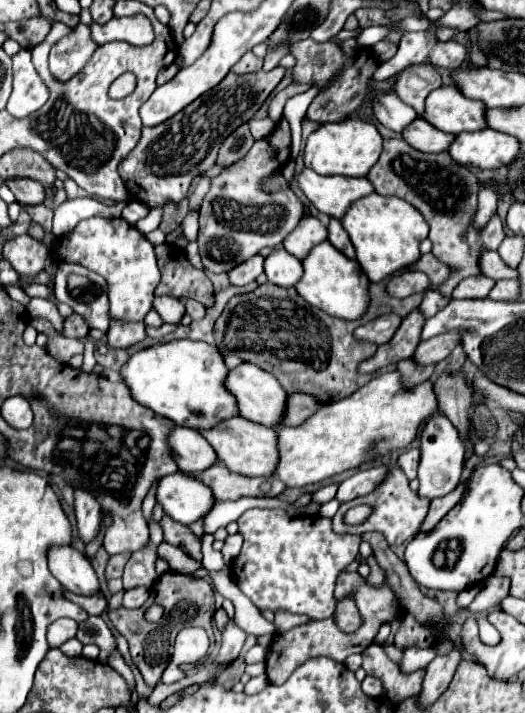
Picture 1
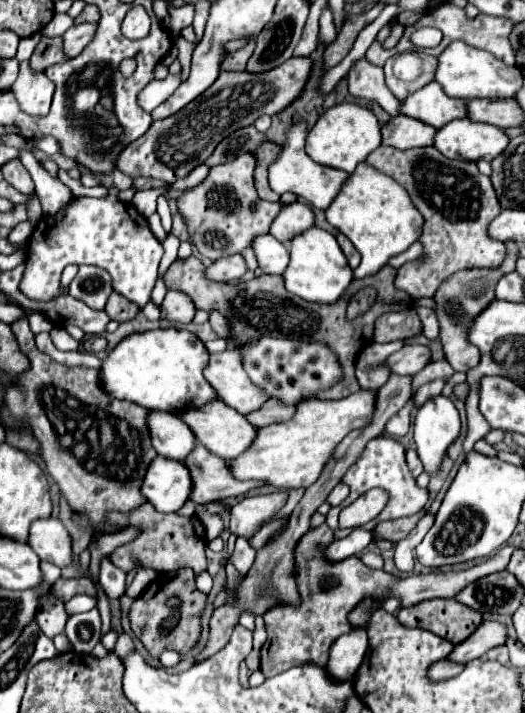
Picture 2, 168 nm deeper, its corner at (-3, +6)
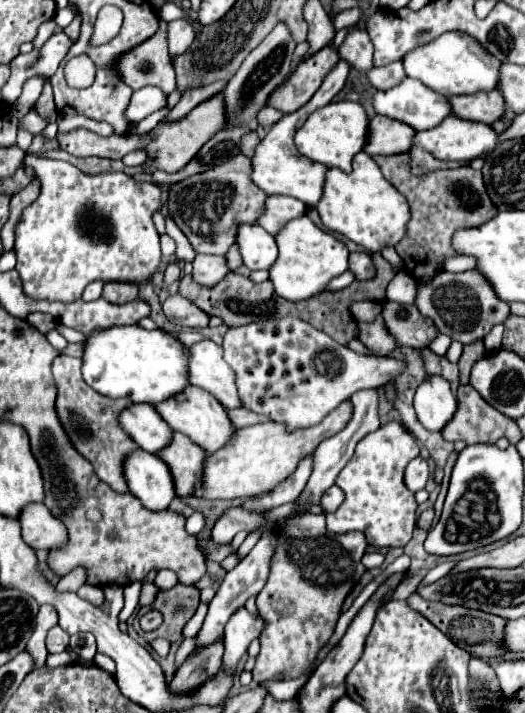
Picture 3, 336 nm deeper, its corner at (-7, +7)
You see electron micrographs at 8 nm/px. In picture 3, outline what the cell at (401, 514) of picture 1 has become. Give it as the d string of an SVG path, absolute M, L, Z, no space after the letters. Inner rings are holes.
M387 422L359 440L353 458L337 476L337 486L345 492L345 500L335 514L327 514L327 528L335 534L359 530L375 548L405 546L417 522L417 502L403 484L403 468L417 456L417 440L401 422Z

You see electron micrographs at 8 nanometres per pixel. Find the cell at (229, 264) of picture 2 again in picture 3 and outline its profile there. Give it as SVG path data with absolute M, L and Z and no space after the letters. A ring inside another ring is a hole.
M197 256L193 260L193 280L201 286L211 286L227 274L227 264L223 256Z

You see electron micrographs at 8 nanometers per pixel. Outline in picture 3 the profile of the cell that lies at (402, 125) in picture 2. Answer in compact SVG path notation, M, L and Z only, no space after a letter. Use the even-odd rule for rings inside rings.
M373 116L369 120L369 134L363 152L369 156L403 154L411 146L411 136L415 136L415 130L411 130L407 124L387 116Z

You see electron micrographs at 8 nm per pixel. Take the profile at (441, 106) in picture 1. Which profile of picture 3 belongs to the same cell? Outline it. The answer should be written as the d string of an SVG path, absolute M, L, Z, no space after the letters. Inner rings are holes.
M405 78L389 90L377 90L373 96L373 108L377 114L405 122L415 130L435 128L435 124L439 124L443 118L447 118L451 114L451 108L447 108L445 96L431 92L431 88L423 88L423 84L419 80L413 80L413 78Z

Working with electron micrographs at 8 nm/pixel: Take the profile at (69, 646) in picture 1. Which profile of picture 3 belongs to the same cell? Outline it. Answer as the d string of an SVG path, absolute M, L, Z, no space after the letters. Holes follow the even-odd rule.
M53 626L47 634L47 650L49 652L63 652L69 644L69 634L61 626Z

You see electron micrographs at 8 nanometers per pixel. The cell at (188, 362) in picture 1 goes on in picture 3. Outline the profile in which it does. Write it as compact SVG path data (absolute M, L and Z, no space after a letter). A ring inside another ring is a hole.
M139 324L135 326L111 326L97 328L87 336L83 344L83 380L99 394L109 398L127 398L131 402L147 402L157 404L159 400L167 400L175 392L181 392L187 386L187 346L177 342L171 334L163 330L145 330Z

